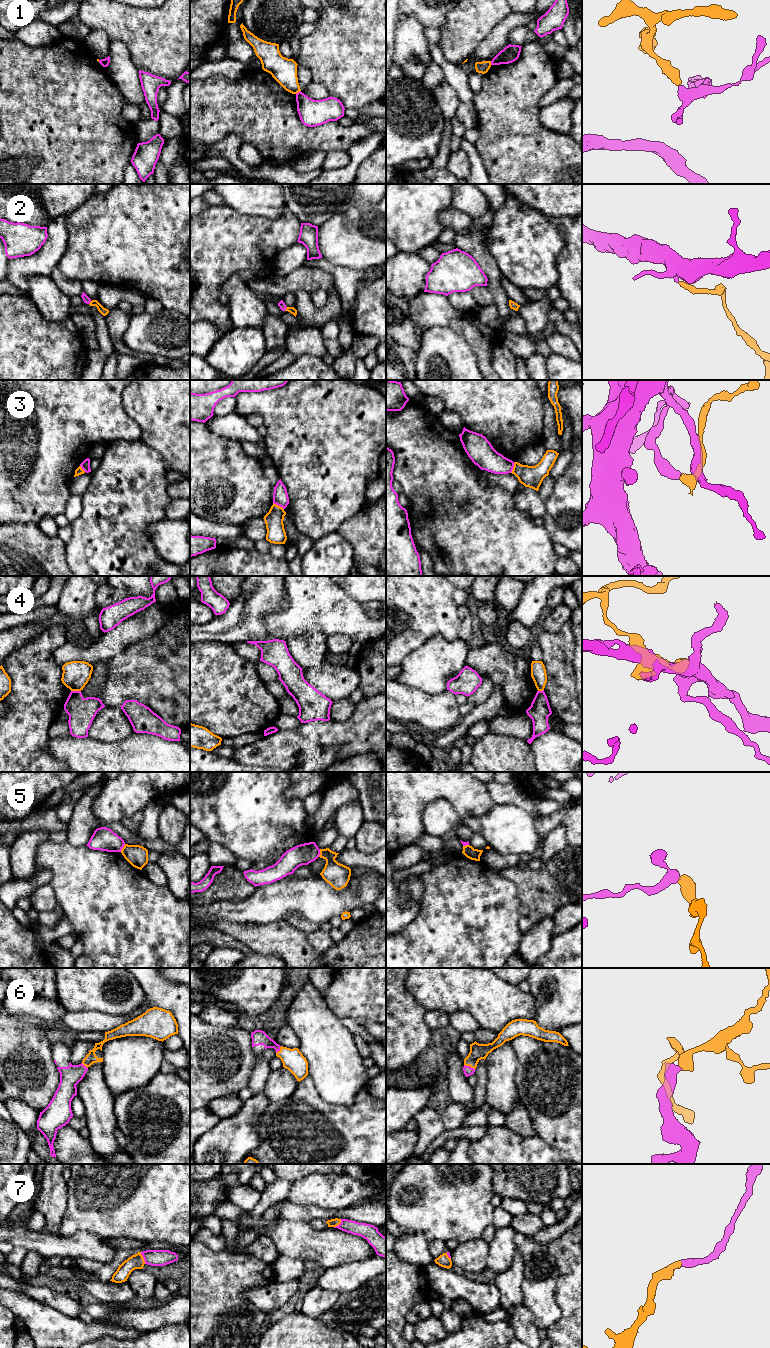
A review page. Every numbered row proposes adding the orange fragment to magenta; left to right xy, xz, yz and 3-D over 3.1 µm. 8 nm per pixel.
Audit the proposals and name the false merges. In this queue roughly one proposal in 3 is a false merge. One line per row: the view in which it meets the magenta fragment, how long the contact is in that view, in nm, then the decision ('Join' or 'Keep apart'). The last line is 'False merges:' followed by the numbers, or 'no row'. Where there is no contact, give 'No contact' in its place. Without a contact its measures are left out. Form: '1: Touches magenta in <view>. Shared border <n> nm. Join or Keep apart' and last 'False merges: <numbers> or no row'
1: Touches magenta in xz. Shared border 50 nm. Keep apart
2: Touches magenta in xz. Shared border 40 nm. Join
3: Touches magenta in xz. Shared border 110 nm. Keep apart
4: Touches magenta in xy. Shared border 80 nm. Keep apart
5: Touches magenta in xy. Shared border 80 nm. Keep apart
6: Touches magenta in yz. Shared border 100 nm. Join
7: Touches magenta in xy. Shared border 100 nm. Join
False merges: 1, 3, 4, 5

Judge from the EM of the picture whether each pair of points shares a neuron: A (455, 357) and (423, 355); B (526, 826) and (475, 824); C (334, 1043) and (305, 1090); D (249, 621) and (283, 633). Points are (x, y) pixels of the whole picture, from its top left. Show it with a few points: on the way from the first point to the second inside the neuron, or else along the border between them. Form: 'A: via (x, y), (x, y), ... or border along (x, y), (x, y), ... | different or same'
A: via (447, 357), (440, 352), (431, 355) | same
B: via (513, 826), (488, 825) | same
C: border along (308, 1074), (318, 1095), (323, 1100) | different
D: border along (282, 610), (264, 616), (265, 627), (277, 638) | different

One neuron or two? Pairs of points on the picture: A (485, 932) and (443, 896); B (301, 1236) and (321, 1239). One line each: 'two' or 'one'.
A: one
B: one

